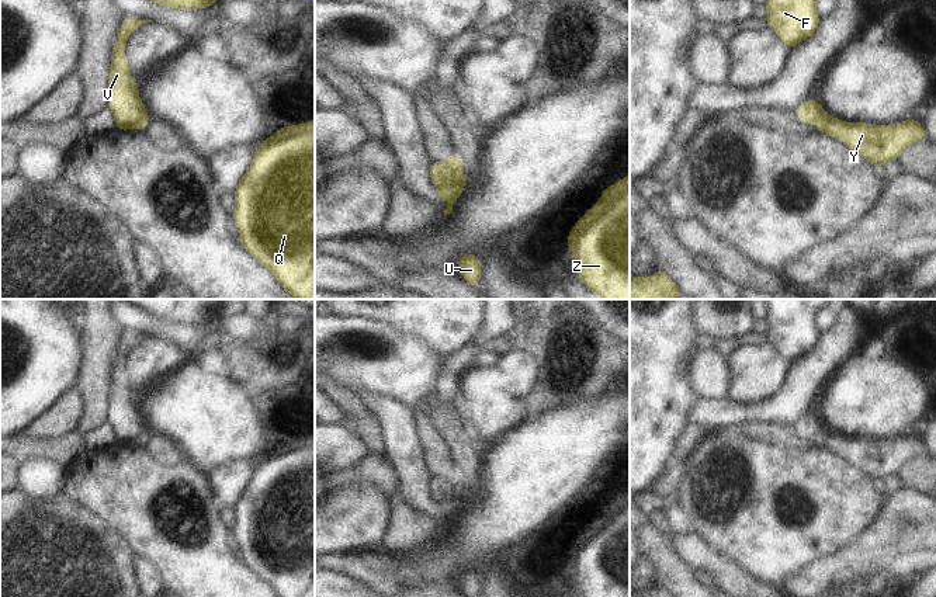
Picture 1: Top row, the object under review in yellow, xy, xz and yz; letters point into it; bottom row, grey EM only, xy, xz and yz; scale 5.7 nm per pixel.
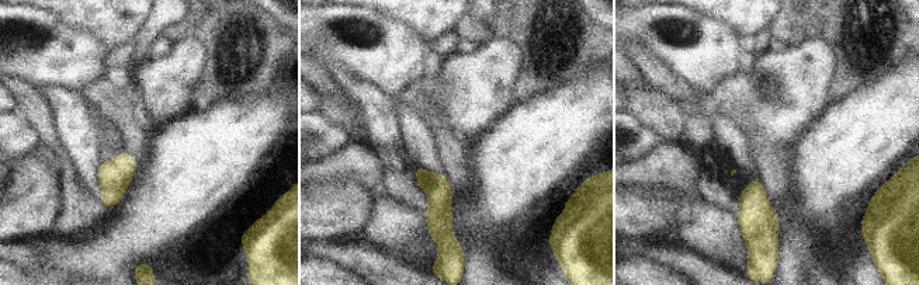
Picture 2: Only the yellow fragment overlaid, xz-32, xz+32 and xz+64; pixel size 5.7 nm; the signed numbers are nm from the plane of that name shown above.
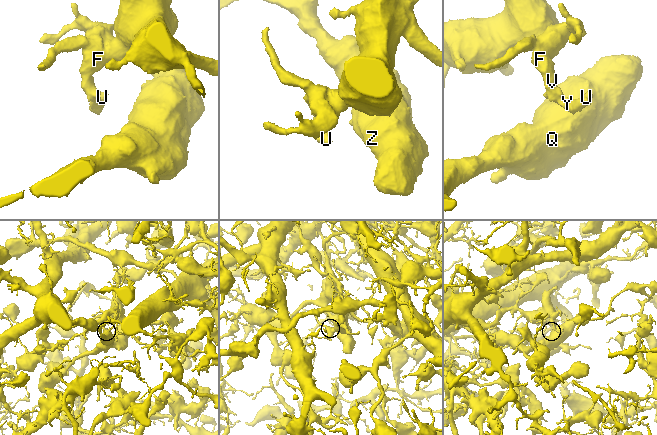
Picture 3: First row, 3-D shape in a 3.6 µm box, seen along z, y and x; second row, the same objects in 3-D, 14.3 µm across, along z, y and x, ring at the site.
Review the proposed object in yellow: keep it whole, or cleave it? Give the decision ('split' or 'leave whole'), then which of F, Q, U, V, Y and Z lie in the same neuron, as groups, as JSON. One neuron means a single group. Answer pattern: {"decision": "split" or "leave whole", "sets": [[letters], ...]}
{"decision": "leave whole", "sets": [["F", "Q", "U", "V", "Y", "Z"]]}

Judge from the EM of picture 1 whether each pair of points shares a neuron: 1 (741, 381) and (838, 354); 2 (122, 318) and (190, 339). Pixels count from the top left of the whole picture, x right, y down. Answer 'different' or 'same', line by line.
1: different
2: same

